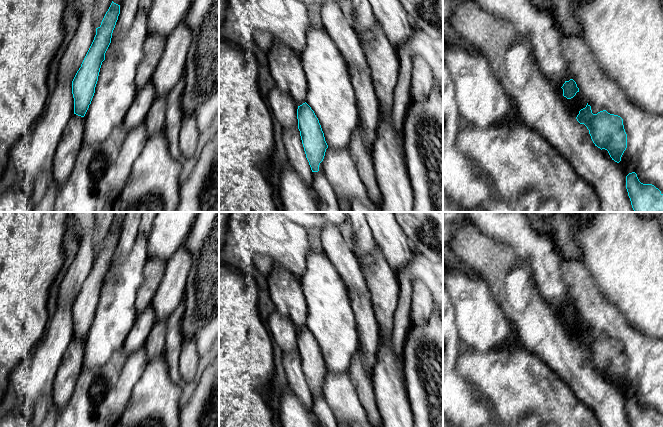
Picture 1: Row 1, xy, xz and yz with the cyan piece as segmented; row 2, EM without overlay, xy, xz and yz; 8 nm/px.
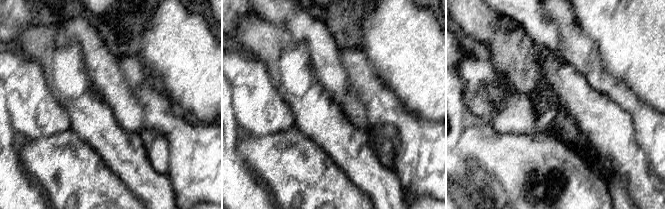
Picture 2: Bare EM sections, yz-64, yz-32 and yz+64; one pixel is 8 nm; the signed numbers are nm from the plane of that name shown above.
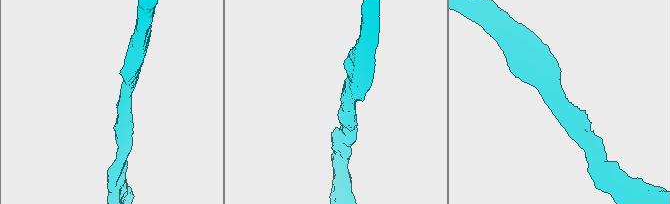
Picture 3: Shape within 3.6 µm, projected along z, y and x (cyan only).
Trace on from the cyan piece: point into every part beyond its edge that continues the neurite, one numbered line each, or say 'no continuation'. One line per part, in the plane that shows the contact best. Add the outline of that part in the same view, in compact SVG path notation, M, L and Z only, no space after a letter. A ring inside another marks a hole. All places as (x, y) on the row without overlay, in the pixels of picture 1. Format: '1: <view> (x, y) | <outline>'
no continuation

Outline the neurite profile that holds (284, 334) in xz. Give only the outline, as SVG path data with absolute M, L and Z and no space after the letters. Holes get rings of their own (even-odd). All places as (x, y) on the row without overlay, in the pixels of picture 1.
M277 311L268 317L268 331L273 342L281 348L284 355L298 352L297 328Z

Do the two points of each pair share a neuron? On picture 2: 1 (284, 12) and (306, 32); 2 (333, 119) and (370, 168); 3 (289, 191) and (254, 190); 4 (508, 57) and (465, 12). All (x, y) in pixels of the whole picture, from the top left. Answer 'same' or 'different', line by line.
1: same
2: same
3: different
4: same

